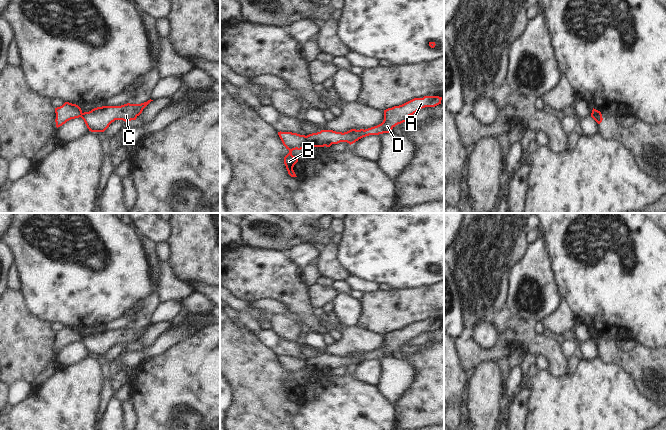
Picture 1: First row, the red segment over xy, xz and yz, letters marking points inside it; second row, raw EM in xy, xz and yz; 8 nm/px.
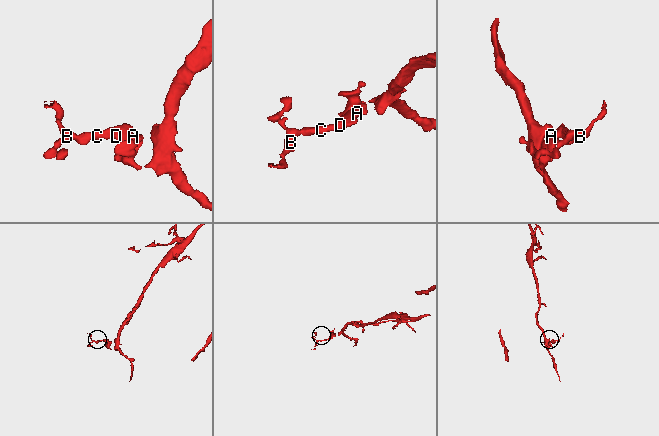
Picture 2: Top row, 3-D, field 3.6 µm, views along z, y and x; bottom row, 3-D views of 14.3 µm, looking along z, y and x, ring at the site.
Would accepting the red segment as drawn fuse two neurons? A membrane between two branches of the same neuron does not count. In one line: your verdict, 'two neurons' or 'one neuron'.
two neurons

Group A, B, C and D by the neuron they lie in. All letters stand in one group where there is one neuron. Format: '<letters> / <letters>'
A C D / B

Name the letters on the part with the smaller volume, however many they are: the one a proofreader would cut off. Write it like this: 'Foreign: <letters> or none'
Foreign: B

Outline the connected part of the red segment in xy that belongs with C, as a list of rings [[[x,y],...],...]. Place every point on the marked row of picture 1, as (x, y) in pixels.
[[[153,100],[141,104],[124,104],[121,106],[102,106],[84,112],[81,118],[91,132],[104,132],[115,120],[125,122],[136,120],[143,109]]]

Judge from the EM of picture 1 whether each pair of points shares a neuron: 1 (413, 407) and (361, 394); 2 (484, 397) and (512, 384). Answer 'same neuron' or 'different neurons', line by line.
1: different neurons
2: different neurons

